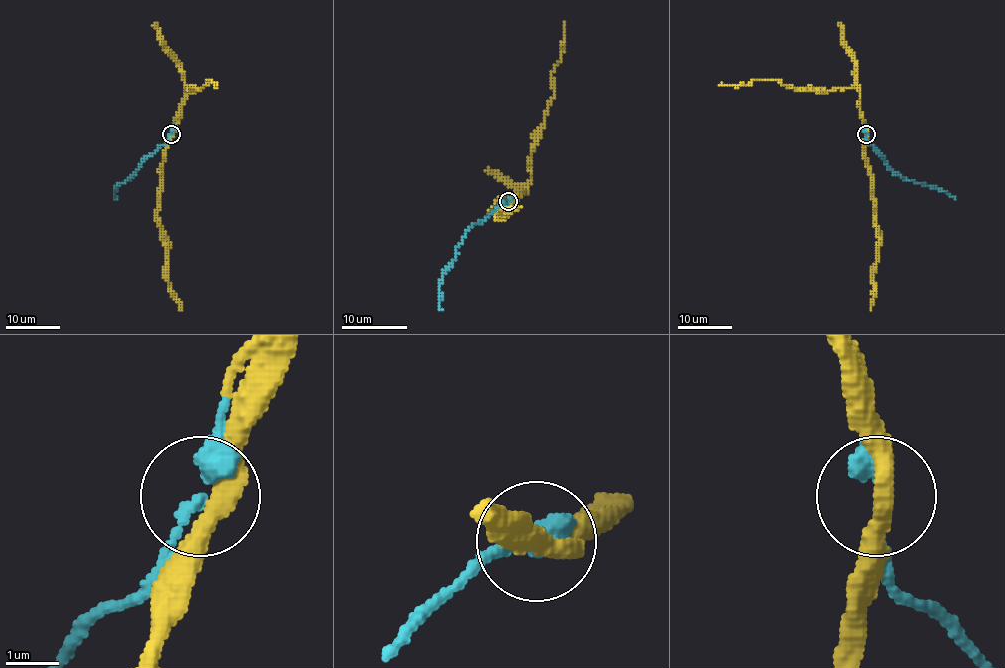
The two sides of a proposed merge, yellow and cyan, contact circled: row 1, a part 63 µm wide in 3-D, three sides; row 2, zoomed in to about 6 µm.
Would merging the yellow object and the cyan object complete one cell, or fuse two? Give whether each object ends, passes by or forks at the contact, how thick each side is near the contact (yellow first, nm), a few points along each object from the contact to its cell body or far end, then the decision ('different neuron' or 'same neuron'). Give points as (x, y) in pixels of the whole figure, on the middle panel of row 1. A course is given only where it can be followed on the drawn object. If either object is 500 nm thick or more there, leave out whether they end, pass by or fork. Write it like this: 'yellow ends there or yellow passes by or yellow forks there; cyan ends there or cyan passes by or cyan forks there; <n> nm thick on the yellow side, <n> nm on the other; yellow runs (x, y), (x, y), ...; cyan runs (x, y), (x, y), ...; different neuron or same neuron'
yellow passes by; cyan passes by; 400 nm thick on the yellow side, 220 nm on the other; yellow runs (509, 201), (525, 193), (529, 186), (530, 150), (553, 94), (552, 71), (560, 59), (565, 23); cyan runs (507, 201), (502, 201), (463, 236), (456, 247), (454, 261), (445, 270), (440, 285), (441, 310); same neuron

